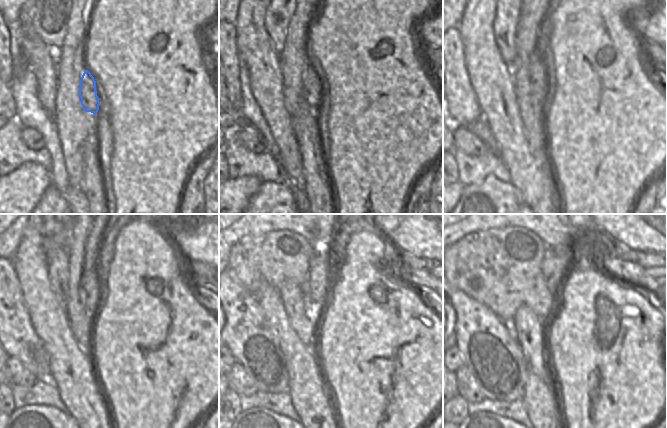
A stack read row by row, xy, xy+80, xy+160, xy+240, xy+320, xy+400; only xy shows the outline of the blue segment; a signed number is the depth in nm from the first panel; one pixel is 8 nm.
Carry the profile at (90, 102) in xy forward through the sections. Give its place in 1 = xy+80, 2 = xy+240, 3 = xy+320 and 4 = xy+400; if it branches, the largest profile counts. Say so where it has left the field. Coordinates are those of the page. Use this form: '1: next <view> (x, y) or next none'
1: next xy+80 (312, 93)
2: next xy+240 (94, 283)
3: next xy+320 (322, 268)
4: next xy+400 (558, 261)

